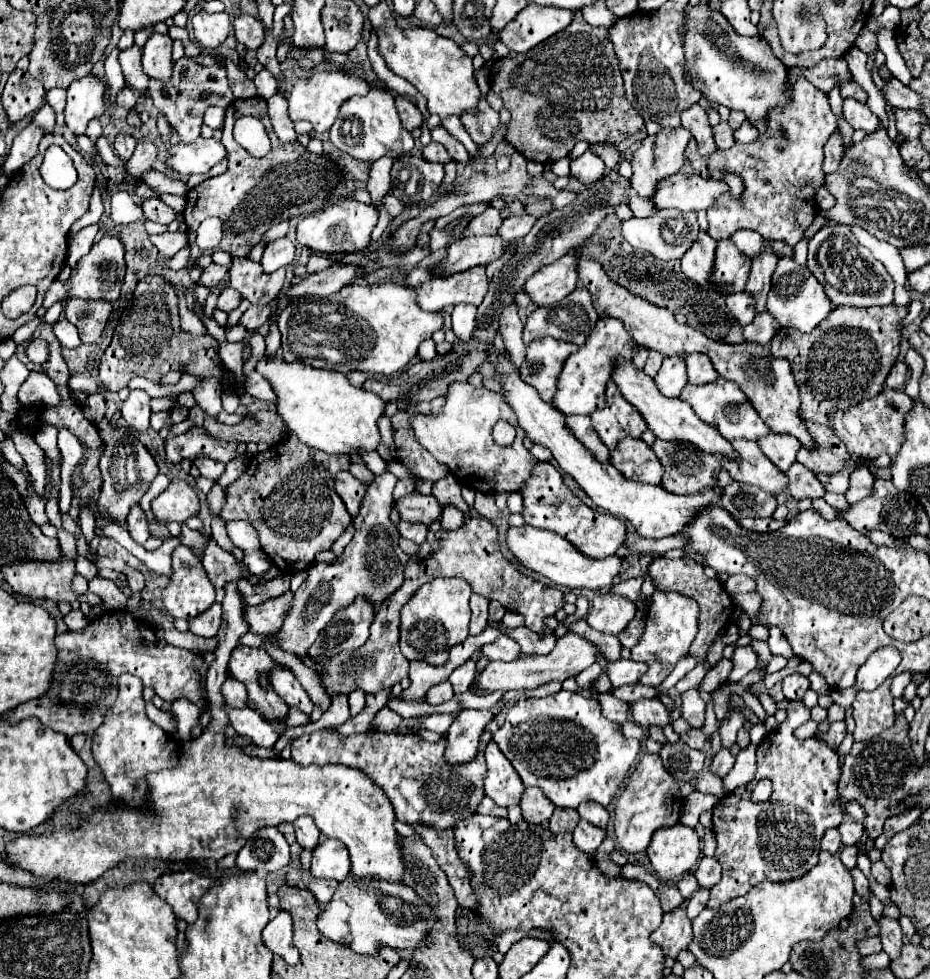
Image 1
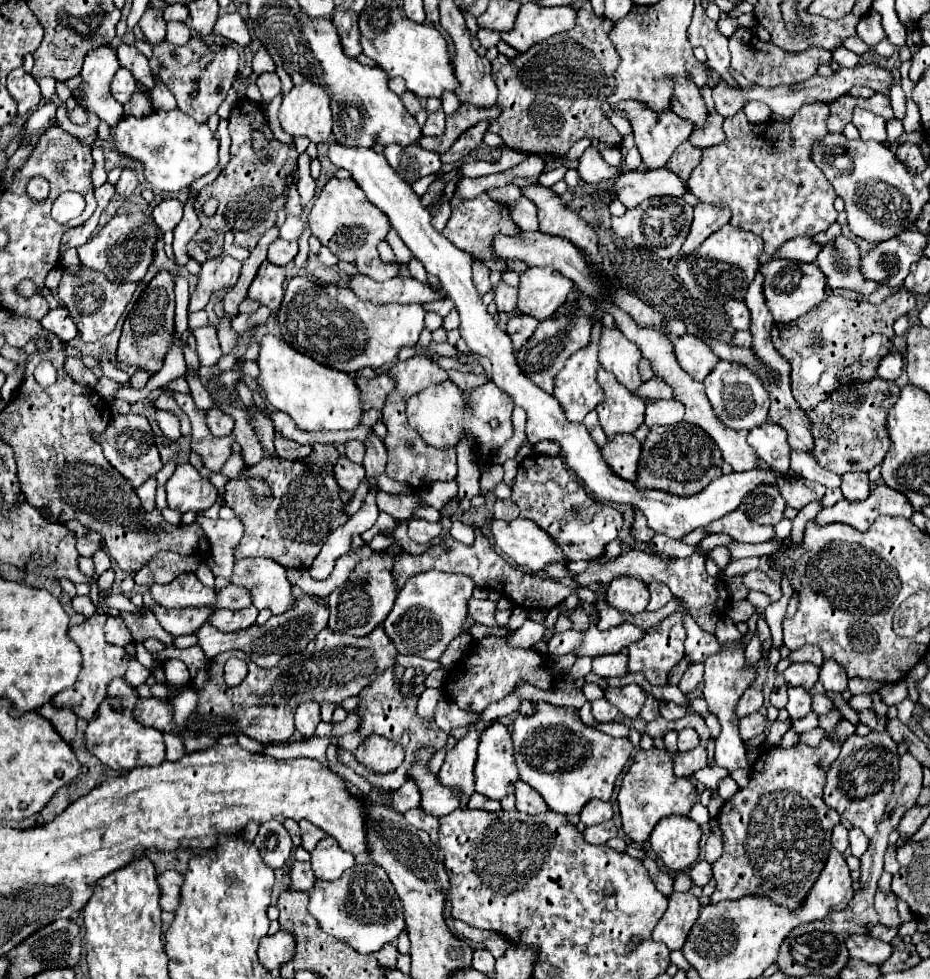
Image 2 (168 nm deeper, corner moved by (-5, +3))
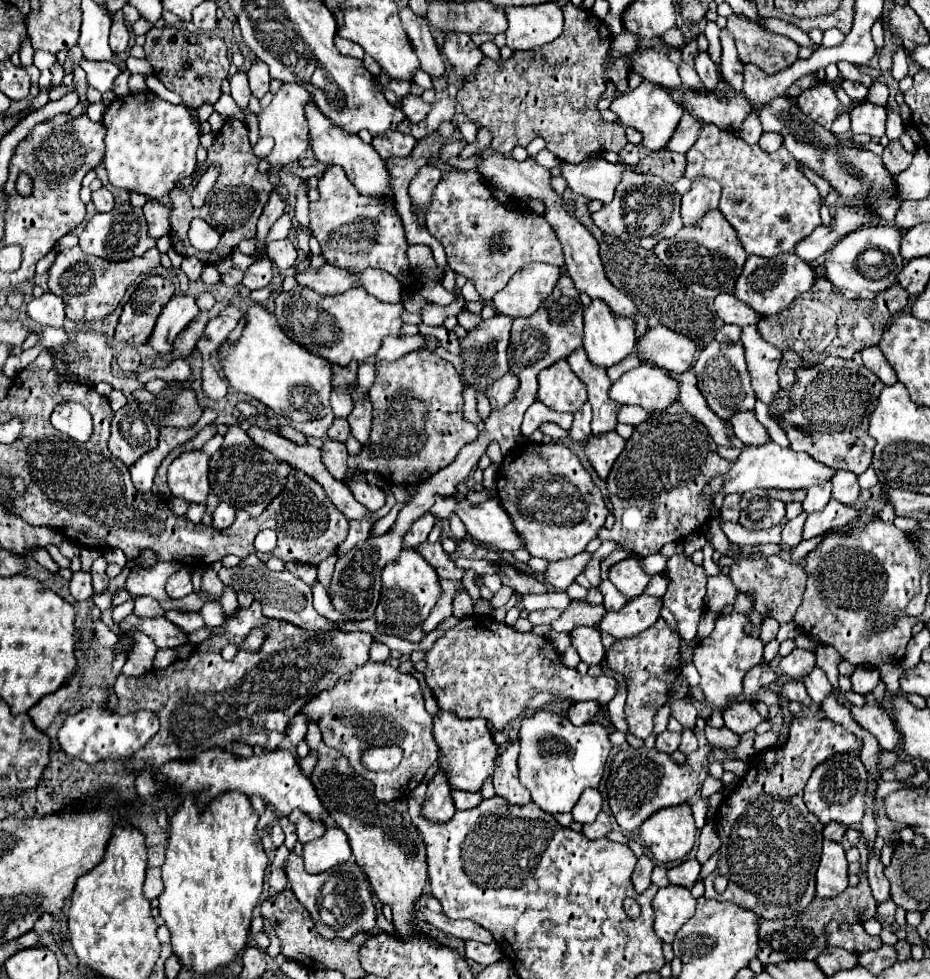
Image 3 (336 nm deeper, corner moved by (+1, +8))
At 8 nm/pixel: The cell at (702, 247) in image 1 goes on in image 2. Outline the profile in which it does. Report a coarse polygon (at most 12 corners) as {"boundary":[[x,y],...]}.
{"boundary":[[712,204],[694,208],[690,234],[680,248],[686,256],[730,220]]}

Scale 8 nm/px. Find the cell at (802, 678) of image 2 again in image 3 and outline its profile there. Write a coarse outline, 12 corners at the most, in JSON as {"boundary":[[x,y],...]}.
{"boundary":[[808,649],[782,657],[780,669],[790,679],[804,679],[816,665]]}

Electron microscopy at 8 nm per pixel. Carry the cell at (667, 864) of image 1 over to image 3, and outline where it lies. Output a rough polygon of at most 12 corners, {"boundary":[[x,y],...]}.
{"boundary":[[690,805],[656,811],[640,835],[658,863],[694,847]]}

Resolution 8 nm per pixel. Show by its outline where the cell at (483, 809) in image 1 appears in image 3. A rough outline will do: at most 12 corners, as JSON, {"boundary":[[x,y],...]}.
{"boundary":[[452,791],[456,809],[472,809],[482,795],[468,791]]}

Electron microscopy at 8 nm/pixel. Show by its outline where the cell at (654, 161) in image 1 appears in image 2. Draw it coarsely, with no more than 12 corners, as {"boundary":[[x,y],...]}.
{"boundary":[[634,100],[630,114],[636,148],[648,170],[666,166],[694,130],[674,112],[652,112]]}

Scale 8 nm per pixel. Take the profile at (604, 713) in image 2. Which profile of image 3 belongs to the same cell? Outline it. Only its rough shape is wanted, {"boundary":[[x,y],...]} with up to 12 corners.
{"boundary":[[582,701],[568,707],[572,725],[584,725],[598,713],[596,701]]}

